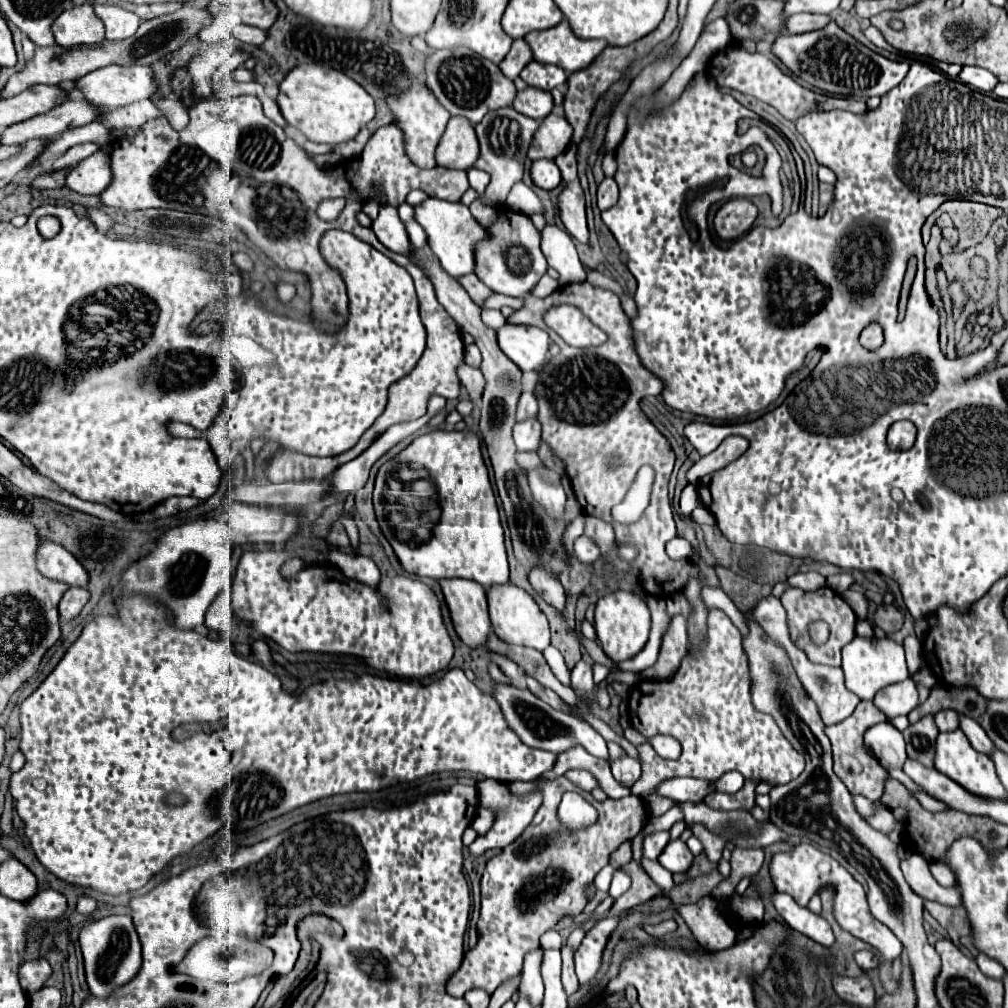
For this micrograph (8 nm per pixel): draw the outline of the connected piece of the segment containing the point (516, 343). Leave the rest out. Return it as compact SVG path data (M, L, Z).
M505 323L497 329L497 343L521 371L539 371L549 359L551 339L539 327Z

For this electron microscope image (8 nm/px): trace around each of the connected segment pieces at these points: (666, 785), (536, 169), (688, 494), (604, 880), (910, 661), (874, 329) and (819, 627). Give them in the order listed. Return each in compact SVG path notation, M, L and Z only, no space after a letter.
M683 777L683 779L673 779L673 781L663 781L655 793L669 797L673 801L679 801L679 803L683 801L699 803L711 791L715 791L715 781Z
M539 159L531 163L531 181L533 185L551 191L561 183L561 173L555 165L555 161L551 159Z
M687 485L681 493L681 513L689 515L697 505L701 505L699 495L697 495L697 487L695 485Z
M611 865L603 867L603 869L597 873L597 877L595 877L597 891L607 891L607 889L609 889L609 883L611 883L611 877L613 877L613 873L615 873L615 867L611 867Z
M909 635L903 643L905 655L907 655L907 667L909 675L917 673L921 667L921 654L923 653L922 643L915 635Z
M871 323L869 327L863 329L859 341L861 341L861 345L863 345L865 349L875 351L875 349L879 349L879 347L883 345L883 329L881 329L877 323Z
M813 621L809 625L809 637L815 645L823 645L829 637L829 625L825 621Z

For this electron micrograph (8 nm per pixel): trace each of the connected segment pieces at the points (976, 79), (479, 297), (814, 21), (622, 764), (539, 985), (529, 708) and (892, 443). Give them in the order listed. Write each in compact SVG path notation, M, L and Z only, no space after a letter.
M963 67L959 79L965 85L971 85L983 93L991 93L995 89L995 85L999 83L999 79L991 71L981 69L981 67Z
M473 273L461 277L459 283L463 283L463 287L471 297L472 301L475 304L478 304L478 306L483 305L483 301L485 301L487 297L493 295L493 291L489 291L489 289L477 279L477 275L473 275Z
M795 13L793 17L789 17L785 21L785 29L787 33L807 33L807 31L815 31L821 29L829 23L829 17L821 17L821 15L811 15L811 13Z
M631 757L611 763L611 771L613 771L615 781L619 781L625 787L631 787L641 777L641 765Z
M543 947L529 951L523 961L523 979L521 979L521 991L529 995L533 1005L539 1005L543 1001L543 981L541 981L541 961L543 961Z
M497 683L491 689L493 699L499 703L501 713L509 725L509 729L529 747L533 749L543 749L543 751L551 751L551 753L561 753L565 749L569 749L569 745L583 745L591 755L599 757L599 759L609 759L609 751L607 751L607 743L605 739L583 719L575 719L569 713L557 711L553 707L549 707L547 703L543 703L541 699L537 699L529 689L523 689L519 685L503 685Z
M897 421L891 425L889 435L887 435L887 443L891 449L899 451L899 449L911 449L915 443L915 425L911 421Z

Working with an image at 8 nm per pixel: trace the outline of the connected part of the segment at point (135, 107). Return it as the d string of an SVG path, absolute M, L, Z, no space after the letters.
M145 99L141 103L133 103L133 105L121 107L121 109L107 111L107 113L103 113L101 121L103 123L109 121L111 129L123 129L123 127L139 127L145 121L151 121L157 117L163 117L163 111L151 99Z

